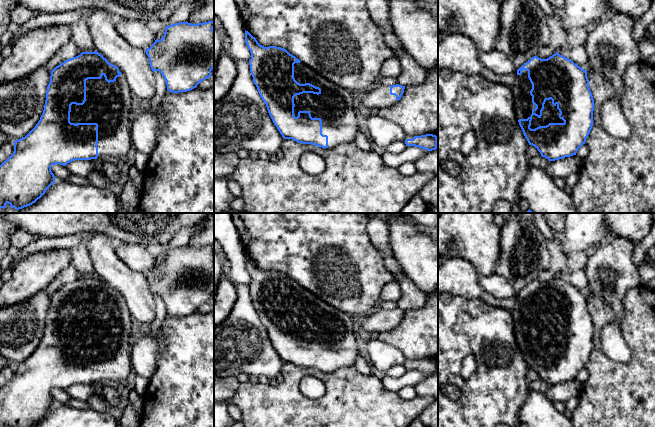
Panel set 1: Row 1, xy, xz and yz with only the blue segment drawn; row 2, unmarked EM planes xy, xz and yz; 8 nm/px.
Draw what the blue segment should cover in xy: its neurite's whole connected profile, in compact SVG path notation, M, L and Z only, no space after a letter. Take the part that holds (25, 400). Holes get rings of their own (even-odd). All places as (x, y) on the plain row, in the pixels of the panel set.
M82 276L80 279L70 282L51 295L50 306L47 310L46 324L43 337L36 350L25 360L14 365L14 376L0 389L0 427L35 427L46 416L46 414L55 406L55 400L51 391L55 388L67 389L74 384L100 383L107 385L117 385L126 380L131 373L131 342L132 327L134 320L129 312L127 304L122 294L111 288L99 276Z

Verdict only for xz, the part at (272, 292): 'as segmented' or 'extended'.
extended

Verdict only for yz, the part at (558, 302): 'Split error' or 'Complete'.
Split error

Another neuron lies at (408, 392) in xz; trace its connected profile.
M406 386L401 388L398 391L398 394L402 399L405 399L405 400L410 400L417 396L417 393L413 386Z

